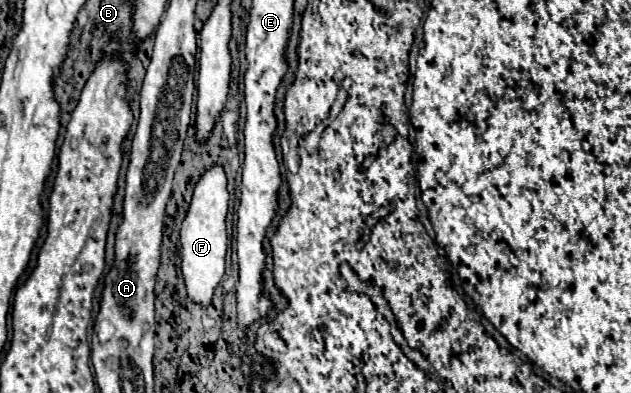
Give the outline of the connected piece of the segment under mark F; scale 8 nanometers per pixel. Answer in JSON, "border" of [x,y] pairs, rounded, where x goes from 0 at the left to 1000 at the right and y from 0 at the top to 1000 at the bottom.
{"border":[[[333,420],[307,476],[307,496],[285,578],[285,684],[292,700],[298,761],[307,776],[333,776],[339,740],[358,684],[358,547],[361,547],[361,450],[352,420]]]}

